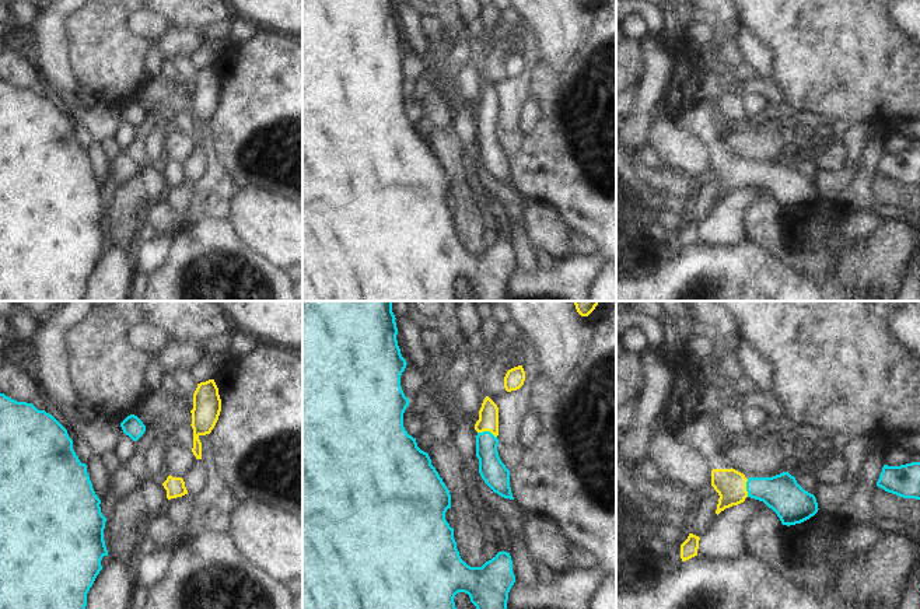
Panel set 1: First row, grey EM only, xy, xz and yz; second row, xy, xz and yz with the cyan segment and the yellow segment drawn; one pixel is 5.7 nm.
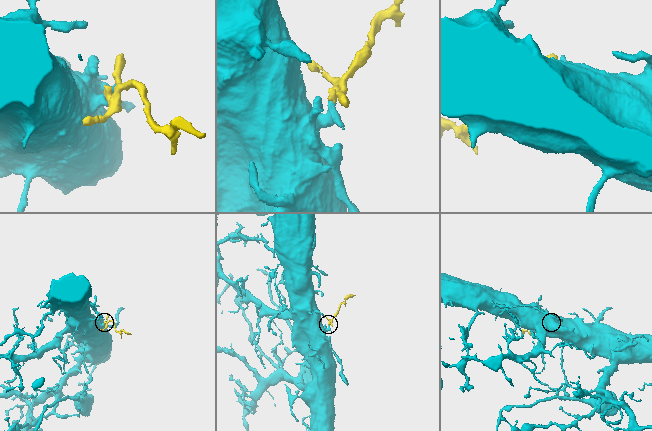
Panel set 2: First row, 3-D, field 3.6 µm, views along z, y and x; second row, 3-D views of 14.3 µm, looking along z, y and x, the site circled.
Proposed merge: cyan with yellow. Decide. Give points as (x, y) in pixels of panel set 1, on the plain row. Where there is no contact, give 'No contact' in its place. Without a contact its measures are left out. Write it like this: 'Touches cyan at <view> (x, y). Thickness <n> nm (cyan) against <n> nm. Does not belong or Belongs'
Touches cyan at xz (488, 118). Thickness 150 nm (cyan) against 110 nm. Belongs

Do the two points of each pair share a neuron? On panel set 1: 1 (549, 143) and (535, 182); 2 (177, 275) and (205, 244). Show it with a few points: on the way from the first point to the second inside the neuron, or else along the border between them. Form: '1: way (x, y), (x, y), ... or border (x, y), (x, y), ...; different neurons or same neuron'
1: way (549, 153), (549, 167), (545, 174); same neuron
2: way (184, 268), (200, 251); same neuron

